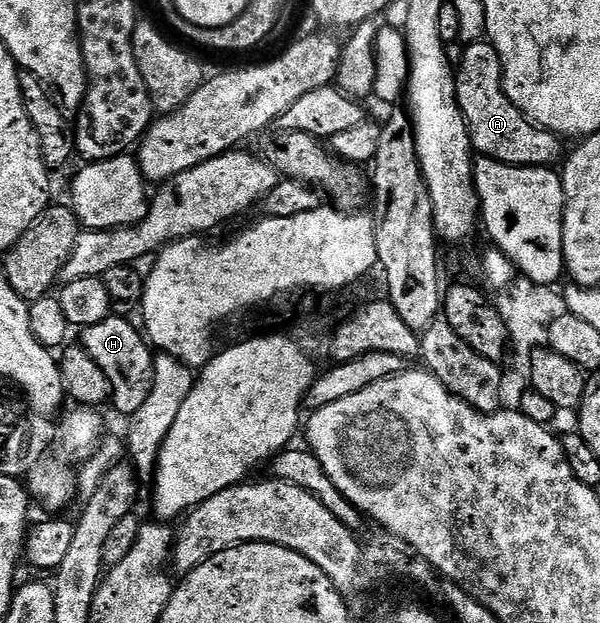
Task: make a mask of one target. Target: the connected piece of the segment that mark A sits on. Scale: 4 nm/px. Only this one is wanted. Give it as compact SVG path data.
M471 42L464 48L467 49L463 52L463 61L460 64L458 61L455 72L455 97L467 119L472 149L479 156L490 156L503 164L518 164L520 168L558 165L564 155L560 137L528 120L507 96L503 89L503 63L495 47L490 42Z

